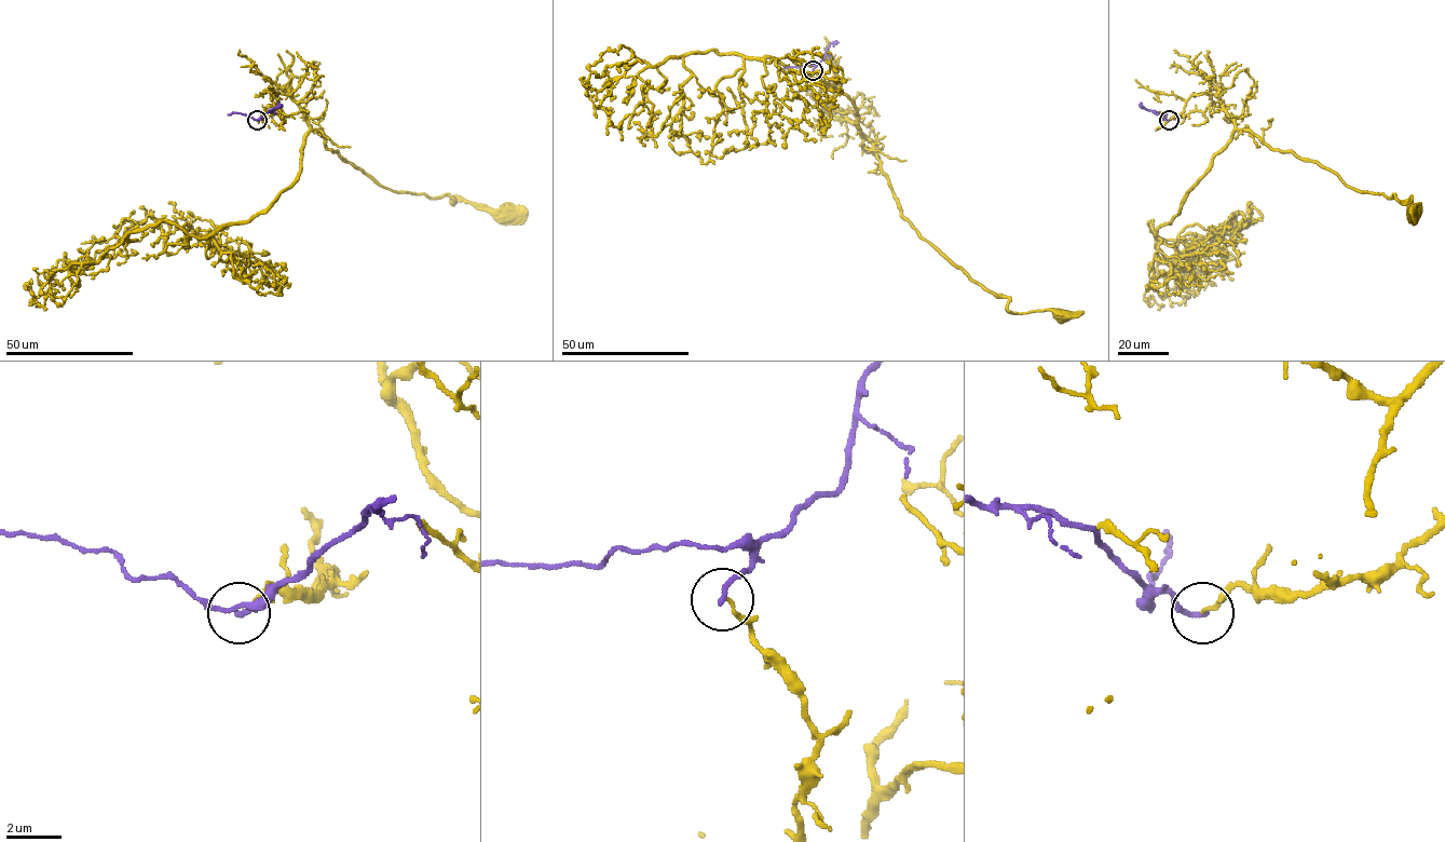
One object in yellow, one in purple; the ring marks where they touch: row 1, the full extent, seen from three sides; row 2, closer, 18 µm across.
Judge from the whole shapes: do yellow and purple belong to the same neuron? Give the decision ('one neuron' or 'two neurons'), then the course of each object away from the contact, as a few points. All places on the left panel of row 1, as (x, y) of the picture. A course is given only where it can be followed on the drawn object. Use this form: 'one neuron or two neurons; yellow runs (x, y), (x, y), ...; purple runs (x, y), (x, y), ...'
two neurons; yellow runs (257, 120), (276, 108), (287, 116), (301, 110), (327, 148), (381, 185), (505, 212); purple runs (257, 120), (281, 104)

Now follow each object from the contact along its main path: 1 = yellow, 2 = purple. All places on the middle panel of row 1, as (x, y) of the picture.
1: (813, 70), (820, 98), (856, 118), (917, 232), (1006, 296), (1008, 311), (1061, 317)
2: (813, 70), (823, 59), (826, 50), (836, 40)

